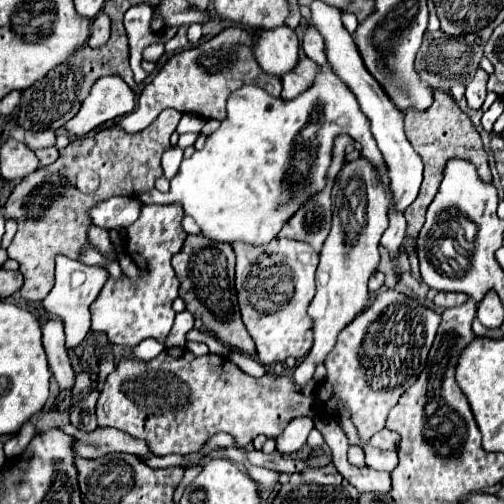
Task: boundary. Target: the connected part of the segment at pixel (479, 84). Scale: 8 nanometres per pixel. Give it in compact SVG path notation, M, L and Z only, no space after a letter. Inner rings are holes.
M478 68L472 82L466 86L466 100L468 100L470 108L480 108L484 104L486 94L488 94L486 82L488 82L488 72Z

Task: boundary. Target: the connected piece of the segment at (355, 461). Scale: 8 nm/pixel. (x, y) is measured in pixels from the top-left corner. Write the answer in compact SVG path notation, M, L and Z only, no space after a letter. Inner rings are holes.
M350 446L347 452L348 461L354 466L364 467L365 464L365 455L362 448L358 446Z

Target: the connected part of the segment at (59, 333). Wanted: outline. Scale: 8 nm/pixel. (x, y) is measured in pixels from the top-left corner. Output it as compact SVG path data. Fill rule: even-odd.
M50 318L44 324L42 342L44 342L44 350L46 350L48 364L54 374L56 384L60 386L60 390L72 390L76 382L76 372L74 372L72 358L64 342L64 328L62 328L60 318Z

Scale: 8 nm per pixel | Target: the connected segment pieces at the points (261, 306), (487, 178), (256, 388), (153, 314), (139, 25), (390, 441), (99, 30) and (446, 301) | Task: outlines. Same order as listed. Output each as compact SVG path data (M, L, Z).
M286 238L270 242L268 246L244 246L238 242L232 246L236 250L236 292L240 314L244 318L244 326L256 342L258 360L264 366L270 366L284 362L288 356L306 356L312 346L312 320L308 318L306 308L314 296L314 272L318 266L318 254L312 250L312 246Z
M434 90L434 102L430 108L426 110L414 110L414 108L408 108L406 110L406 134L408 134L408 140L412 142L414 150L420 154L422 162L424 162L424 182L422 182L422 188L420 188L420 194L418 198L412 202L412 206L408 206L404 210L404 216L406 216L406 236L404 236L404 244L402 244L402 252L406 252L406 240L418 240L418 234L424 226L424 214L426 214L426 208L430 206L434 194L438 192L438 186L442 182L442 176L444 176L444 168L448 164L448 160L454 160L454 158L462 158L462 160L468 160L477 169L480 178L486 182L492 182L492 175L488 165L488 156L483 147L482 138L480 134L476 132L476 128L472 126L468 114L464 114L458 104L454 102L454 98L448 94L448 92L440 92L440 90Z
M164 348L154 360L140 362L134 358L124 358L116 370L106 378L104 390L100 392L96 406L98 426L114 426L134 438L144 438L156 456L166 454L192 454L204 448L204 444L218 432L228 432L236 438L238 446L244 448L258 434L276 438L282 434L286 424L296 416L314 416L312 398L296 394L296 386L286 376L254 378L244 374L236 364L224 356L206 354L196 358L186 348Z
M164 204L164 206L144 206L140 220L126 228L126 252L140 268L140 278L108 278L102 292L90 306L92 312L92 330L106 332L112 344L120 346L136 346L144 338L156 338L158 342L166 342L172 326L174 326L174 310L172 300L178 296L178 278L170 266L170 258L180 252L186 232L182 228L182 206L180 204Z
M136 4L124 16L124 26L128 32L128 40L130 40L130 64L132 64L134 80L138 84L148 76L148 72L144 72L140 66L142 50L150 44L168 42L170 38L176 36L176 28L164 28L160 32L154 32L150 28L150 22L152 22L152 6L150 4Z
M380 430L380 432L376 432L372 438L370 438L370 442L368 444L372 444L374 448L384 448L384 450L394 450L396 446L398 446L398 440L400 440L400 436L396 434L396 432L392 432L392 430Z
M98 14L92 22L88 46L104 46L110 38L110 18L108 14Z
M438 292L434 298L434 304L438 308L454 308L454 306L462 306L468 300L466 294L458 294L458 292Z

